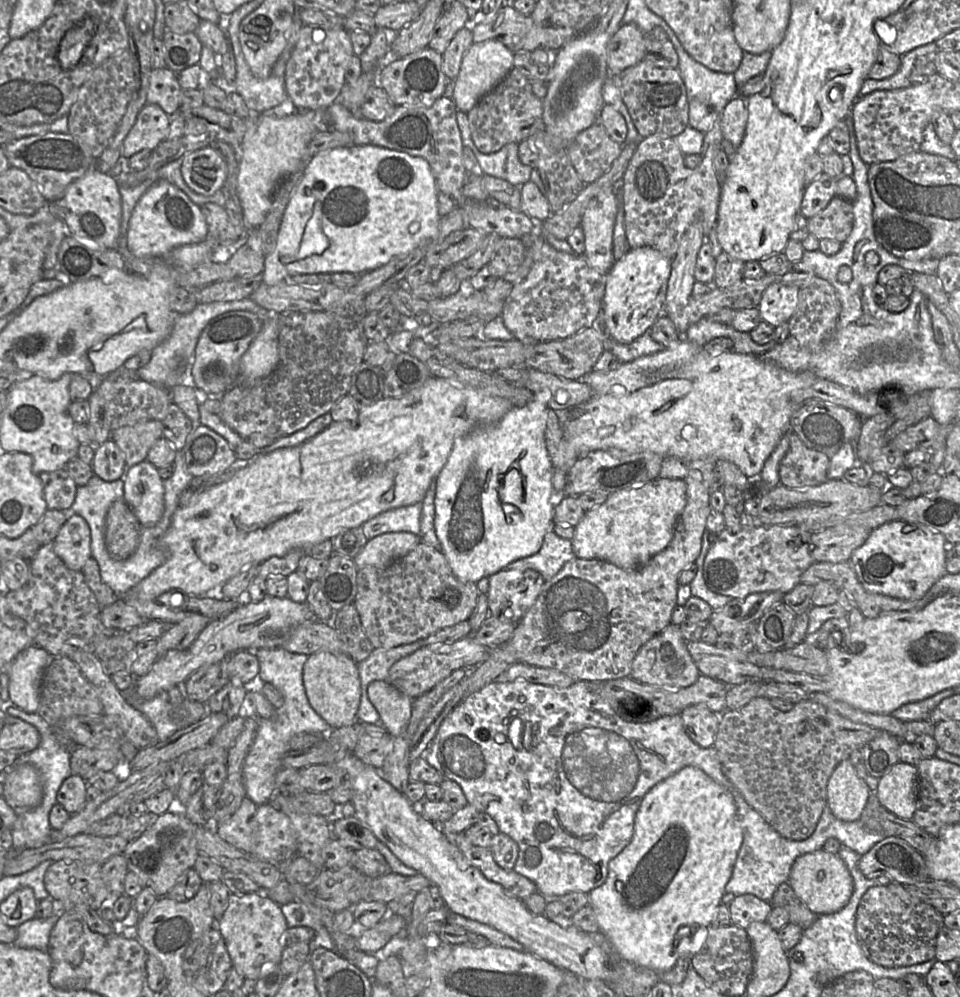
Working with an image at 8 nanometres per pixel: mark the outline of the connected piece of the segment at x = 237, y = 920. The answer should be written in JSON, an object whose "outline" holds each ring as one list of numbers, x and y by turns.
{"outline":[[260,892,232,894,222,918,215,925,221,932,233,967,245,979,258,980,280,964,284,948,280,944,282,934,288,929,281,905]]}

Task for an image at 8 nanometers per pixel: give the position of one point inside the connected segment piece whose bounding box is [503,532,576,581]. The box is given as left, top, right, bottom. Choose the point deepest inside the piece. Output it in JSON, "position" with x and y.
{"position":[555,551]}

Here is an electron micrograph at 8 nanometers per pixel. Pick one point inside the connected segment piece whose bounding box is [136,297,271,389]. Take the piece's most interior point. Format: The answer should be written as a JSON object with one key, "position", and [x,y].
{"position":[171,361]}

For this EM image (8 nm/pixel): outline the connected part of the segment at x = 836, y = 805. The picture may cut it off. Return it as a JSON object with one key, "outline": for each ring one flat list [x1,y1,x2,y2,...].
{"outline":[[847,758,836,766,828,781,827,804,838,819,855,821,861,817,870,791]]}

